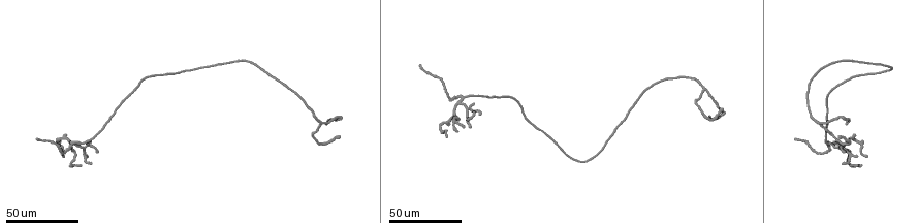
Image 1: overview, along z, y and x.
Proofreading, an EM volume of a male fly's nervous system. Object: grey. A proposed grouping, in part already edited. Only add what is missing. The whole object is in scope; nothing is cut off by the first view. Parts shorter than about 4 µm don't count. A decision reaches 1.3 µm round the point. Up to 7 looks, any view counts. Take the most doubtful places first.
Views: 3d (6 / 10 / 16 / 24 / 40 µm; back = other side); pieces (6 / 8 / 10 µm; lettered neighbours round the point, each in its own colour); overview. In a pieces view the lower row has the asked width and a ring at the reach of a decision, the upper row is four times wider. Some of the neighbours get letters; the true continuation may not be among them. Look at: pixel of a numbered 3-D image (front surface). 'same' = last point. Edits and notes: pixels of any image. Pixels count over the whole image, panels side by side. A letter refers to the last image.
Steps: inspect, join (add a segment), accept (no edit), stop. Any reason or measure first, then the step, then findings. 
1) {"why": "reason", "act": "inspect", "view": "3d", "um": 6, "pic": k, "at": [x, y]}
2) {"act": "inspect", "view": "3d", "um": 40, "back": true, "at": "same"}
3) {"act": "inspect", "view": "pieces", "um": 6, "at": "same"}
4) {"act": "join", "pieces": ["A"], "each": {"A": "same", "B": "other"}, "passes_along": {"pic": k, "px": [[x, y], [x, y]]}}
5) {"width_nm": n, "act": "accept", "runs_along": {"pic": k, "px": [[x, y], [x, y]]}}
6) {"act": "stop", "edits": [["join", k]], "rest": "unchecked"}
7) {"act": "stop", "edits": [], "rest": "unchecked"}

{"why": "free end", "act": "inspect", "view": "3d", "um": 40, "pic": 1, "at": [866, 156]}

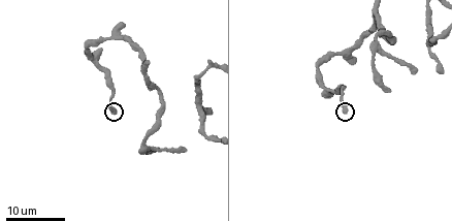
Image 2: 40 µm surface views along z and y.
{"act": "inspect", "view": "pieces", "um": 6, "pic": 2, "at": [343, 112]}

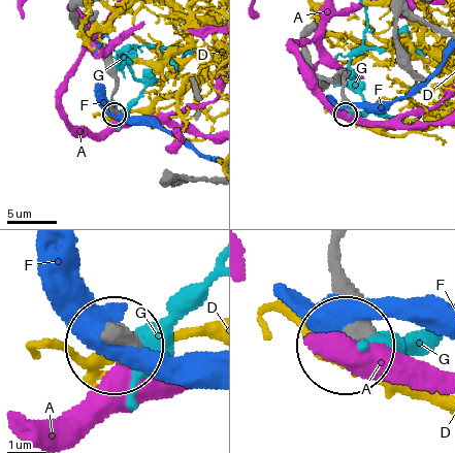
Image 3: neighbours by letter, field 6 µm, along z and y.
{"width_nm": 520, "act": "accept", "each": {"A": "other", "D": "other", "F": "other", "G": "other"}, "found": "none of them fits"}

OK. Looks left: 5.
{"why": "branch stops here", "act": "inspect", "view": "3d", "um": 24, "pic": 2, "at": [388, 88]}

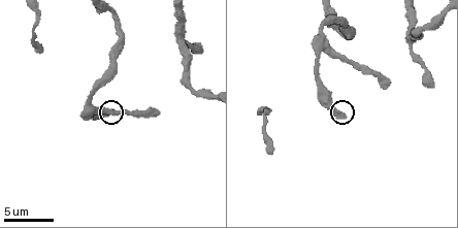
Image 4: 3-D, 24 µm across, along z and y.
{"act": "inspect", "view": "pieces", "um": 10, "pic": 4, "at": [343, 114]}

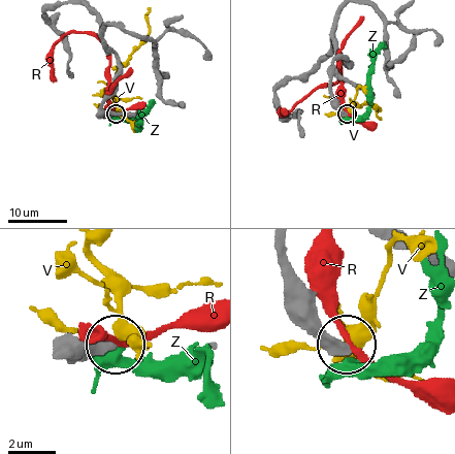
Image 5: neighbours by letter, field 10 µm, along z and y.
{"act": "accept", "each": {"R": "other", "V": "other", "Z": "other"}, "found": "none of them fits"}

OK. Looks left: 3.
{"why": "an open end", "act": "inspect", "view": "3d", "um": 6, "pic": 4, "at": [156, 113]}

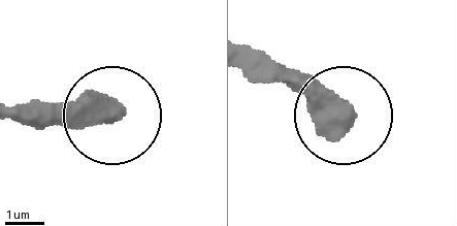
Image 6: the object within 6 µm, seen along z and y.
{"why": "what lies round it", "act": "inspect", "view": "pieces", "um": 10, "pic": 6, "at": [117, 109]}

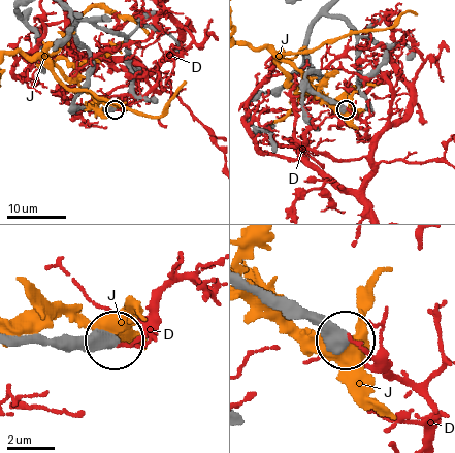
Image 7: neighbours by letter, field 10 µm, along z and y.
{"act": "accept", "each": {"D": "other", "J": "other"}, "runs_along": {"pic": 7, "px": [[18, 338], [110, 338]]}, "found": "no lettered segment goes on from it"}

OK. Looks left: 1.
{"act": "stop", "edits": [], "rest": "unchecked"}

